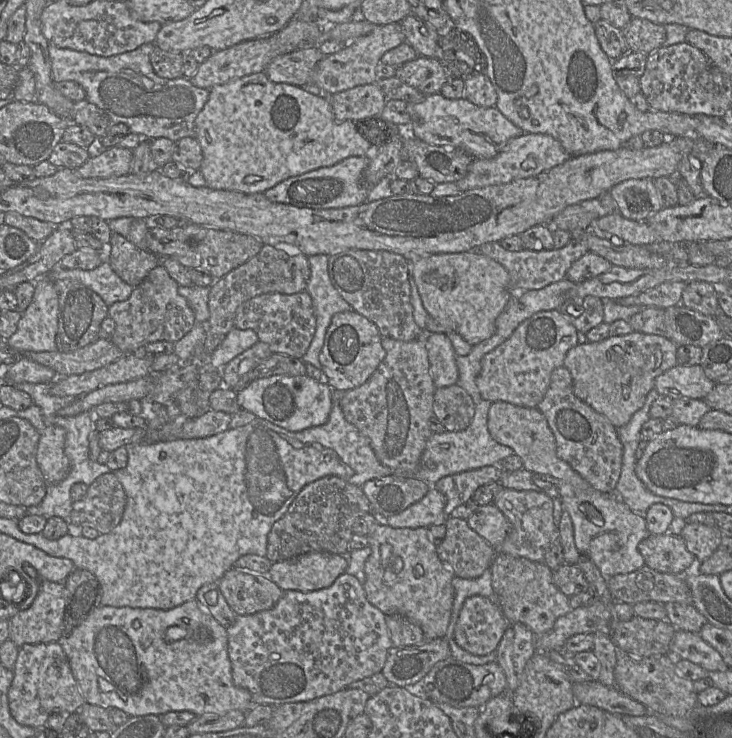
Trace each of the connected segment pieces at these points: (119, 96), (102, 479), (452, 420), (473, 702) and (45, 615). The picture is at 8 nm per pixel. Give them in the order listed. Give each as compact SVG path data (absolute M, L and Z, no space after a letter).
M145 43L135 50L113 56L97 56L87 52L60 48L48 44L51 61L52 79L54 82L77 82L86 93L85 100L105 111L114 124L125 124L130 132L142 138L154 140L167 138L176 142L184 137L195 138L195 119L205 106L209 90L194 86L190 80L179 77L167 79L159 77L153 70L150 54L155 47L154 43Z
M115 473L102 474L88 486L83 500L73 502L69 532L89 525L100 534L108 533L121 522L126 504L125 490Z
M454 384L436 389L433 412L446 431L462 431L468 428L473 420L475 404L464 388Z
M452 657L436 663L420 681L405 688L413 695L453 707L481 709L490 699L506 692L507 680L503 669L494 661L484 665L472 665Z
M37 580L40 588L31 606L10 618L9 637L18 647L59 642L63 637L65 583Z

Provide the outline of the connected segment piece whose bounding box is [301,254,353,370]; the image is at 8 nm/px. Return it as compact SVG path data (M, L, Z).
M323 254L308 257L311 275L306 291L311 295L316 314L316 331L314 338L301 358L304 363L311 363L322 369L319 356L322 350L327 329L335 314L351 311L351 305L340 295L329 276L329 256Z

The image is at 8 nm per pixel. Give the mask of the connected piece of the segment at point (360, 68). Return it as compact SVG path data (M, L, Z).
M400 23L377 25L369 34L347 43L338 52L325 56L317 65L311 83L332 95L356 86L375 83L376 67L383 54L404 41L405 35Z

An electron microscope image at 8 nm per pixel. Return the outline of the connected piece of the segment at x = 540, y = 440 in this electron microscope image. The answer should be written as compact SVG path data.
M493 402L488 414L488 431L499 444L509 446L523 462L523 468L557 479L560 489L562 509L565 509L572 521L575 546L581 555L587 556L600 570L604 577L633 572L645 561L638 551L639 542L648 534L646 520L632 511L615 493L602 493L594 489L567 462L557 456L556 442L545 416L537 408L517 406L509 402Z

